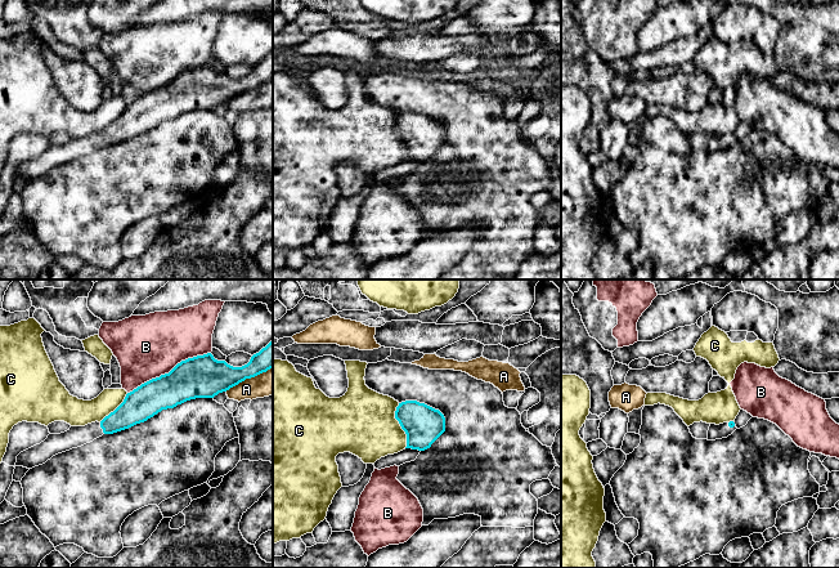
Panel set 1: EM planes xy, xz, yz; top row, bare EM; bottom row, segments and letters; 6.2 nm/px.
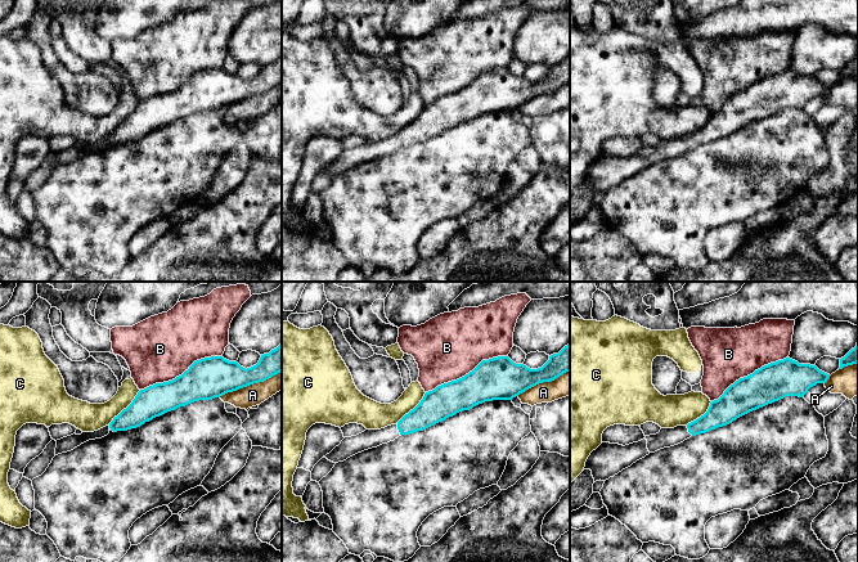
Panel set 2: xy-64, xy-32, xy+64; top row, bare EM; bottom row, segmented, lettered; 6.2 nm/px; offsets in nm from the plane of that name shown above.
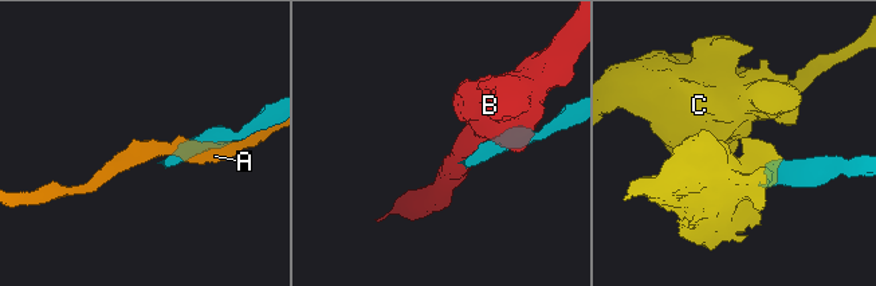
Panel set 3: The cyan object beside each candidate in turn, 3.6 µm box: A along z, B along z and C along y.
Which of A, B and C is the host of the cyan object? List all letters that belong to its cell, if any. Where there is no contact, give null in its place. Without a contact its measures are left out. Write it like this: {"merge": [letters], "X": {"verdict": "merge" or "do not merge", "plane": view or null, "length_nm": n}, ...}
{"merge": [], "A": {"verdict": "do not merge", "plane": "xy", "length_nm": 320}, "B": {"verdict": "do not merge", "plane": "xy", "length_nm": 600}, "C": {"verdict": "do not merge", "plane": "xz", "length_nm": 280}}

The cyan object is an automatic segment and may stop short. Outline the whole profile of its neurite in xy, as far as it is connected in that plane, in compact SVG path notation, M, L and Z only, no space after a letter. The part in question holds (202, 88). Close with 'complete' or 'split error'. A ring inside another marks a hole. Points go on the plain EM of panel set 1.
M273 52L242 79L217 72L211 64L188 70L169 85L152 90L127 104L124 113L100 134L71 138L17 167L15 178L32 180L53 167L81 158L103 146L113 146L144 134L162 121L174 120L196 109L214 109L246 90L273 80Z; split error

